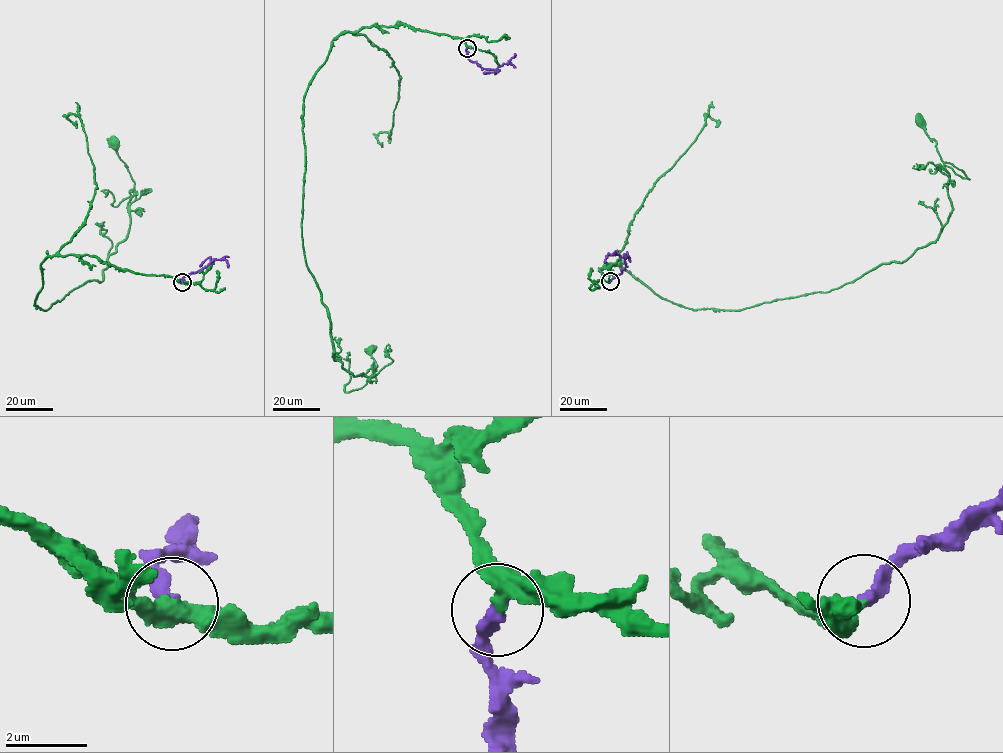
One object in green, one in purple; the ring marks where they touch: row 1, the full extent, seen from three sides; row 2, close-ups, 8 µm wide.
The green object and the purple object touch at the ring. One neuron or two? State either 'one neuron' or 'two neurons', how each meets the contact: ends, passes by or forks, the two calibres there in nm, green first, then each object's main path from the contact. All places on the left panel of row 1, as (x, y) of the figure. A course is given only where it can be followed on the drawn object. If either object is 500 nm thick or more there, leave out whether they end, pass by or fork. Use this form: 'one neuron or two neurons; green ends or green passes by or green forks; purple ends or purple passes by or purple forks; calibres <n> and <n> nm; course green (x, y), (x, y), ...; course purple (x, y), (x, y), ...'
one neuron; green passes by; purple ends; calibres 340 and 360 nm; course green (182, 282), (87, 255), (48, 255), (34, 304), (47, 310), (102, 281), (127, 235), (134, 181), (114, 143); course purple (182, 282), (187, 274), (205, 268), (215, 259), (223, 259), (228, 267)

